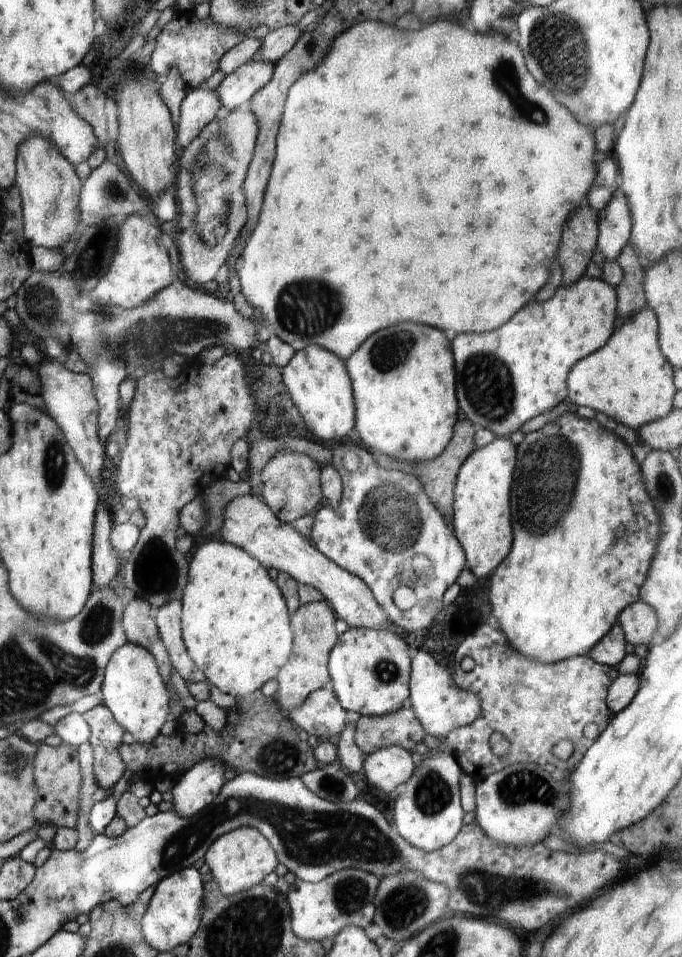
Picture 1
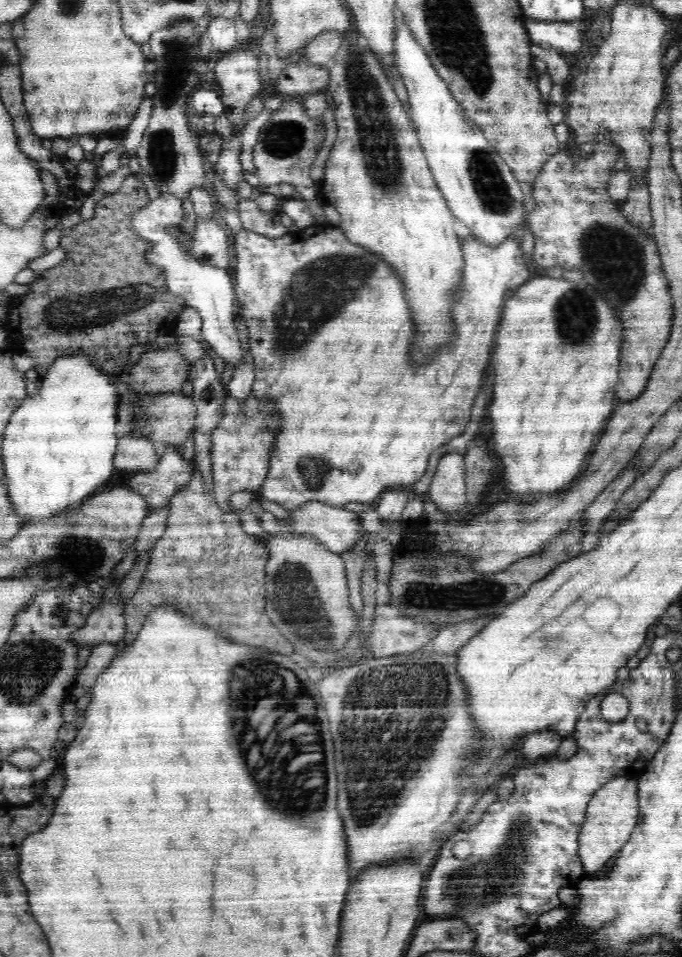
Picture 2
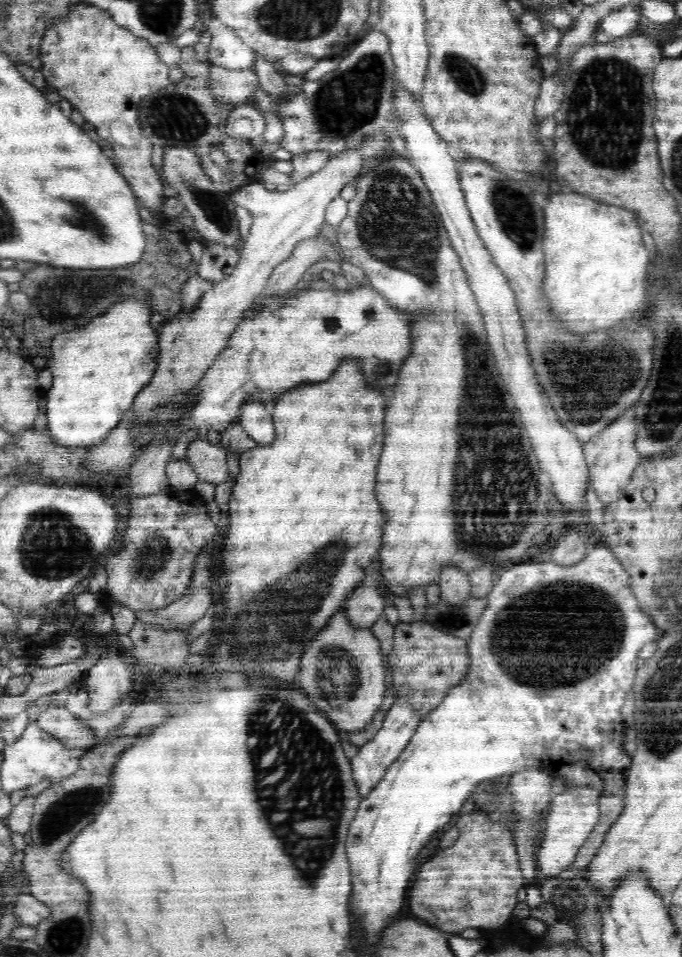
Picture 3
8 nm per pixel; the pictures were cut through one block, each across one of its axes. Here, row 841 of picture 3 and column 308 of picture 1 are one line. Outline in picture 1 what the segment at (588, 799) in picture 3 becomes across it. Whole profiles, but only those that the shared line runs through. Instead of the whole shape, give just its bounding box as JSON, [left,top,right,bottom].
[220,493,395,630]

